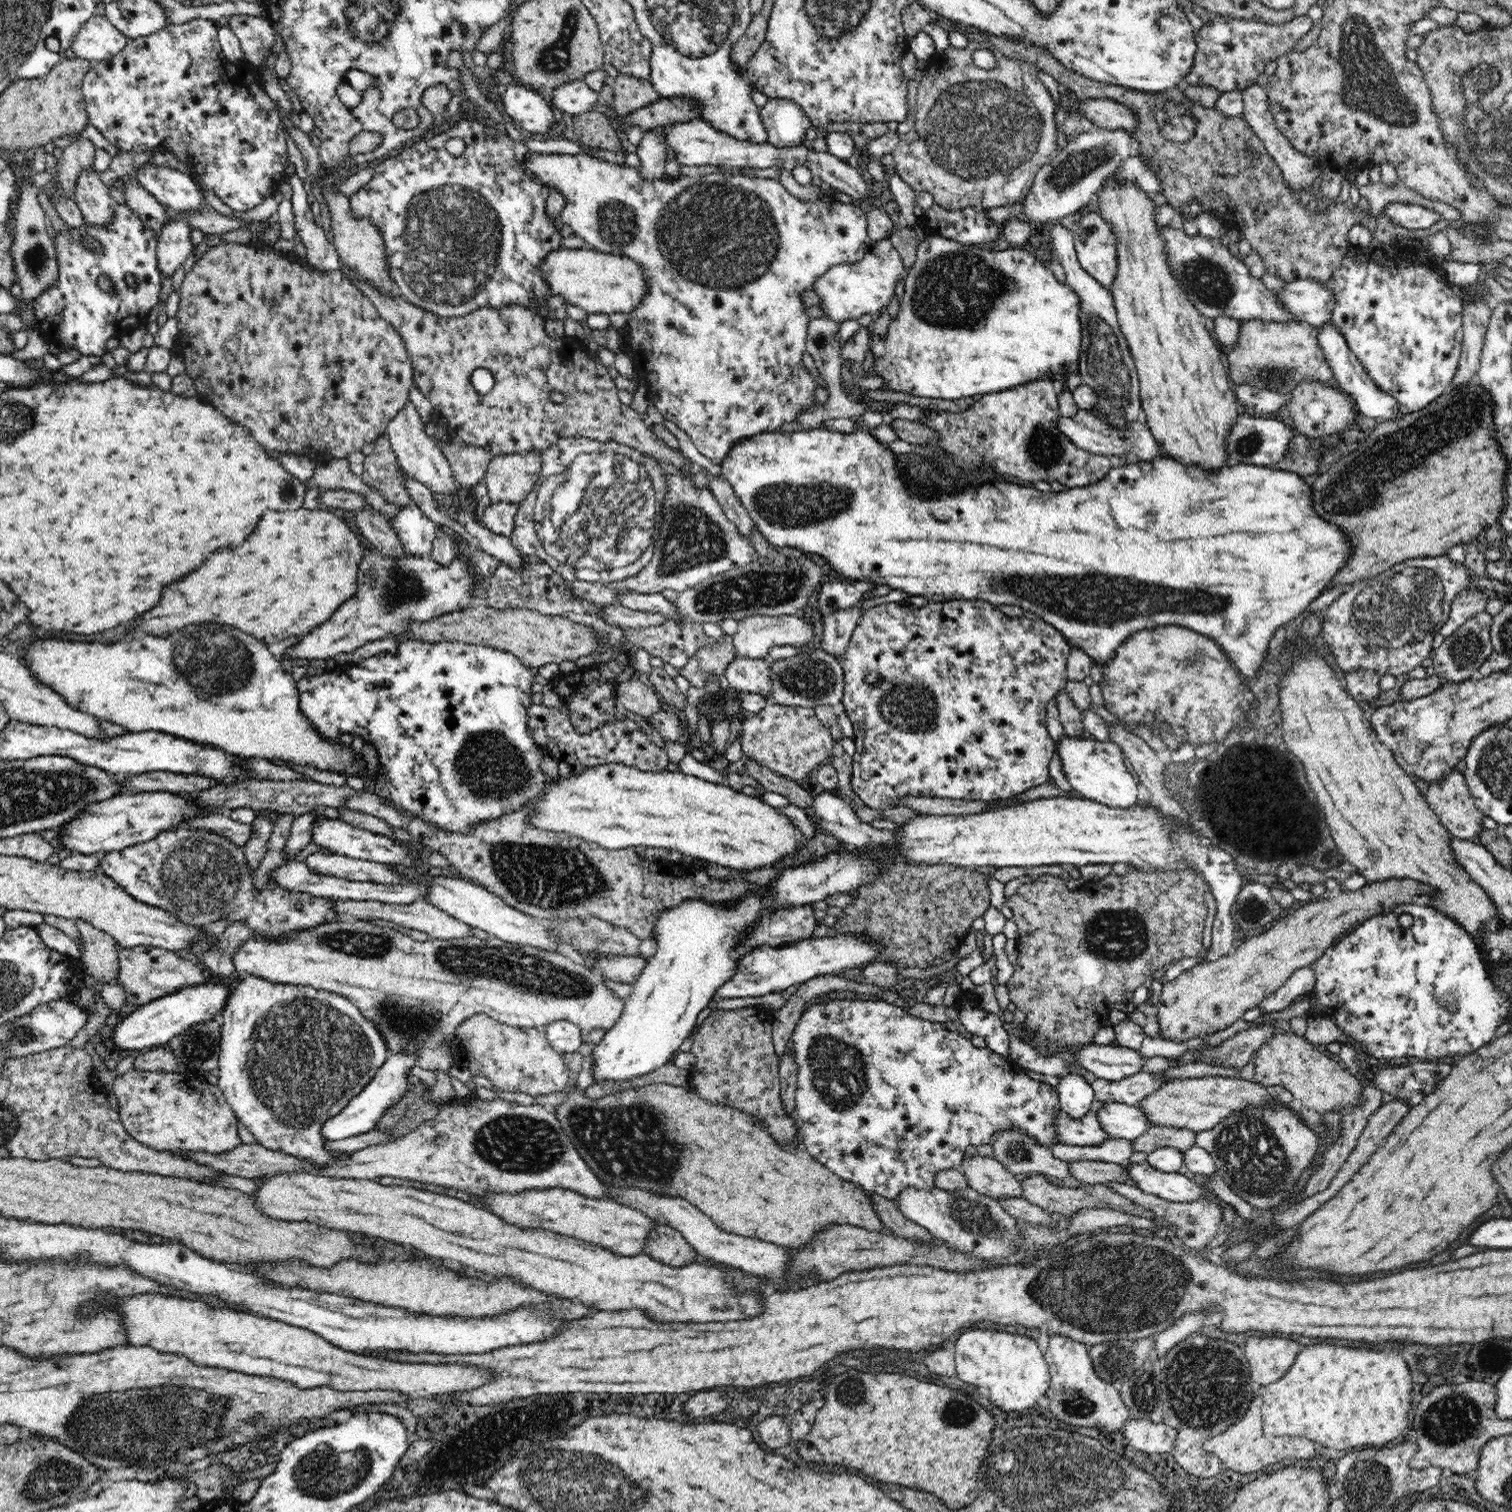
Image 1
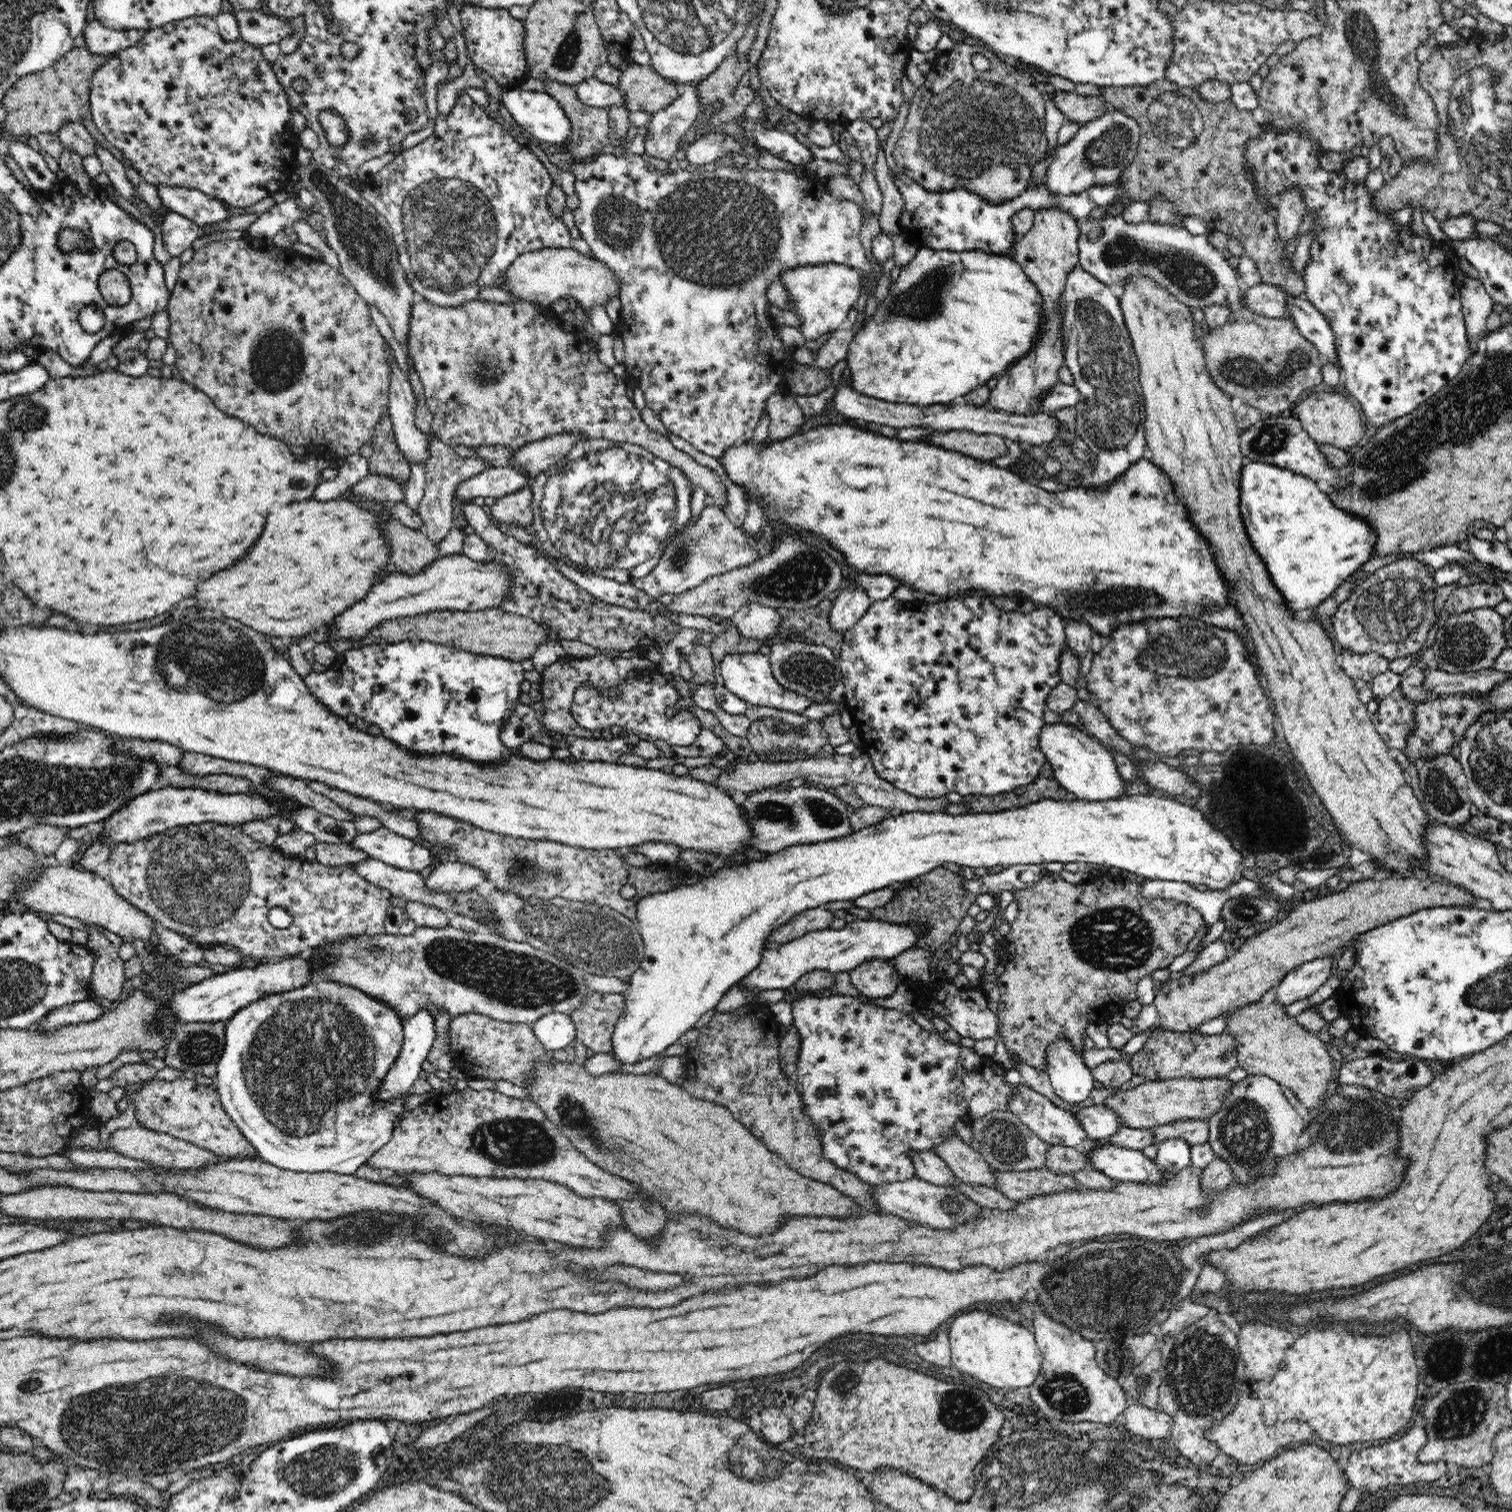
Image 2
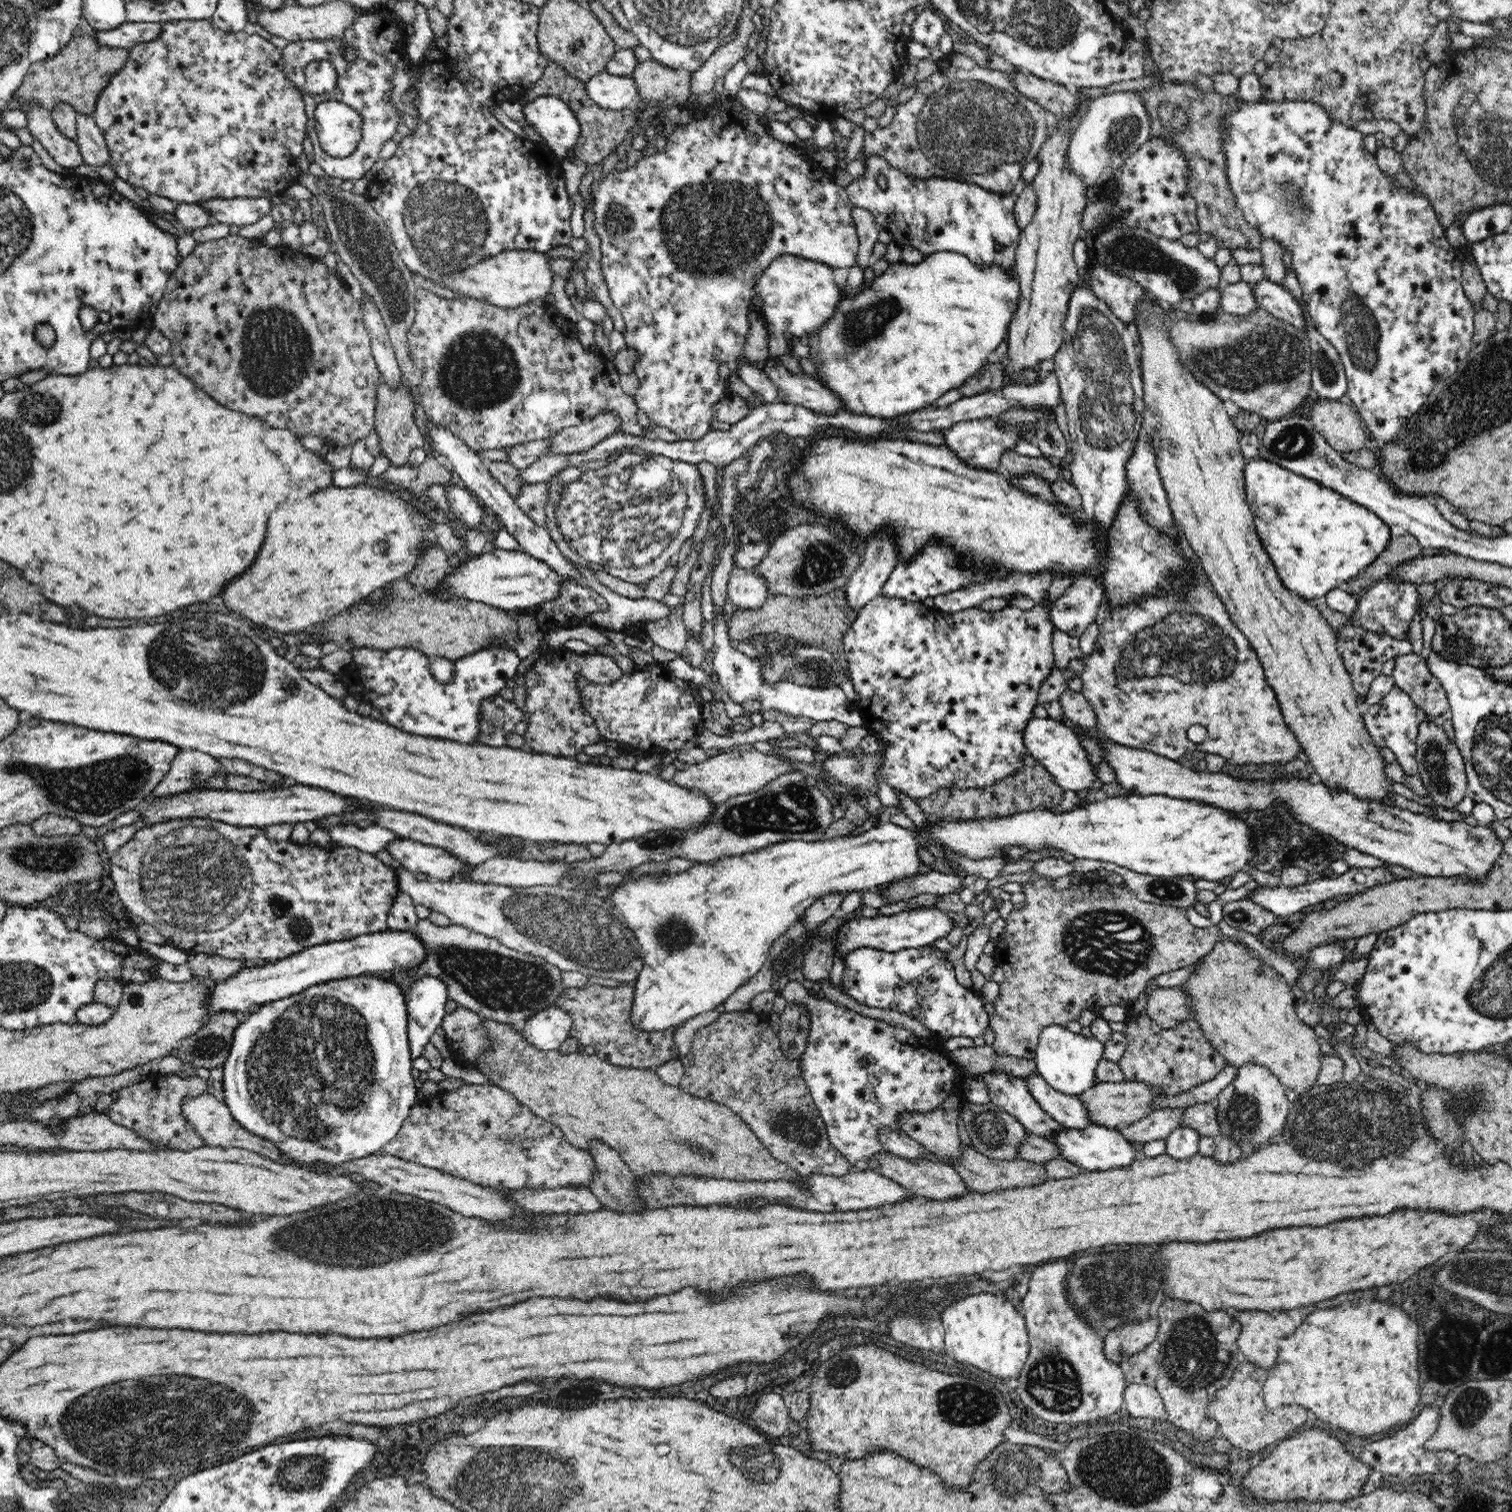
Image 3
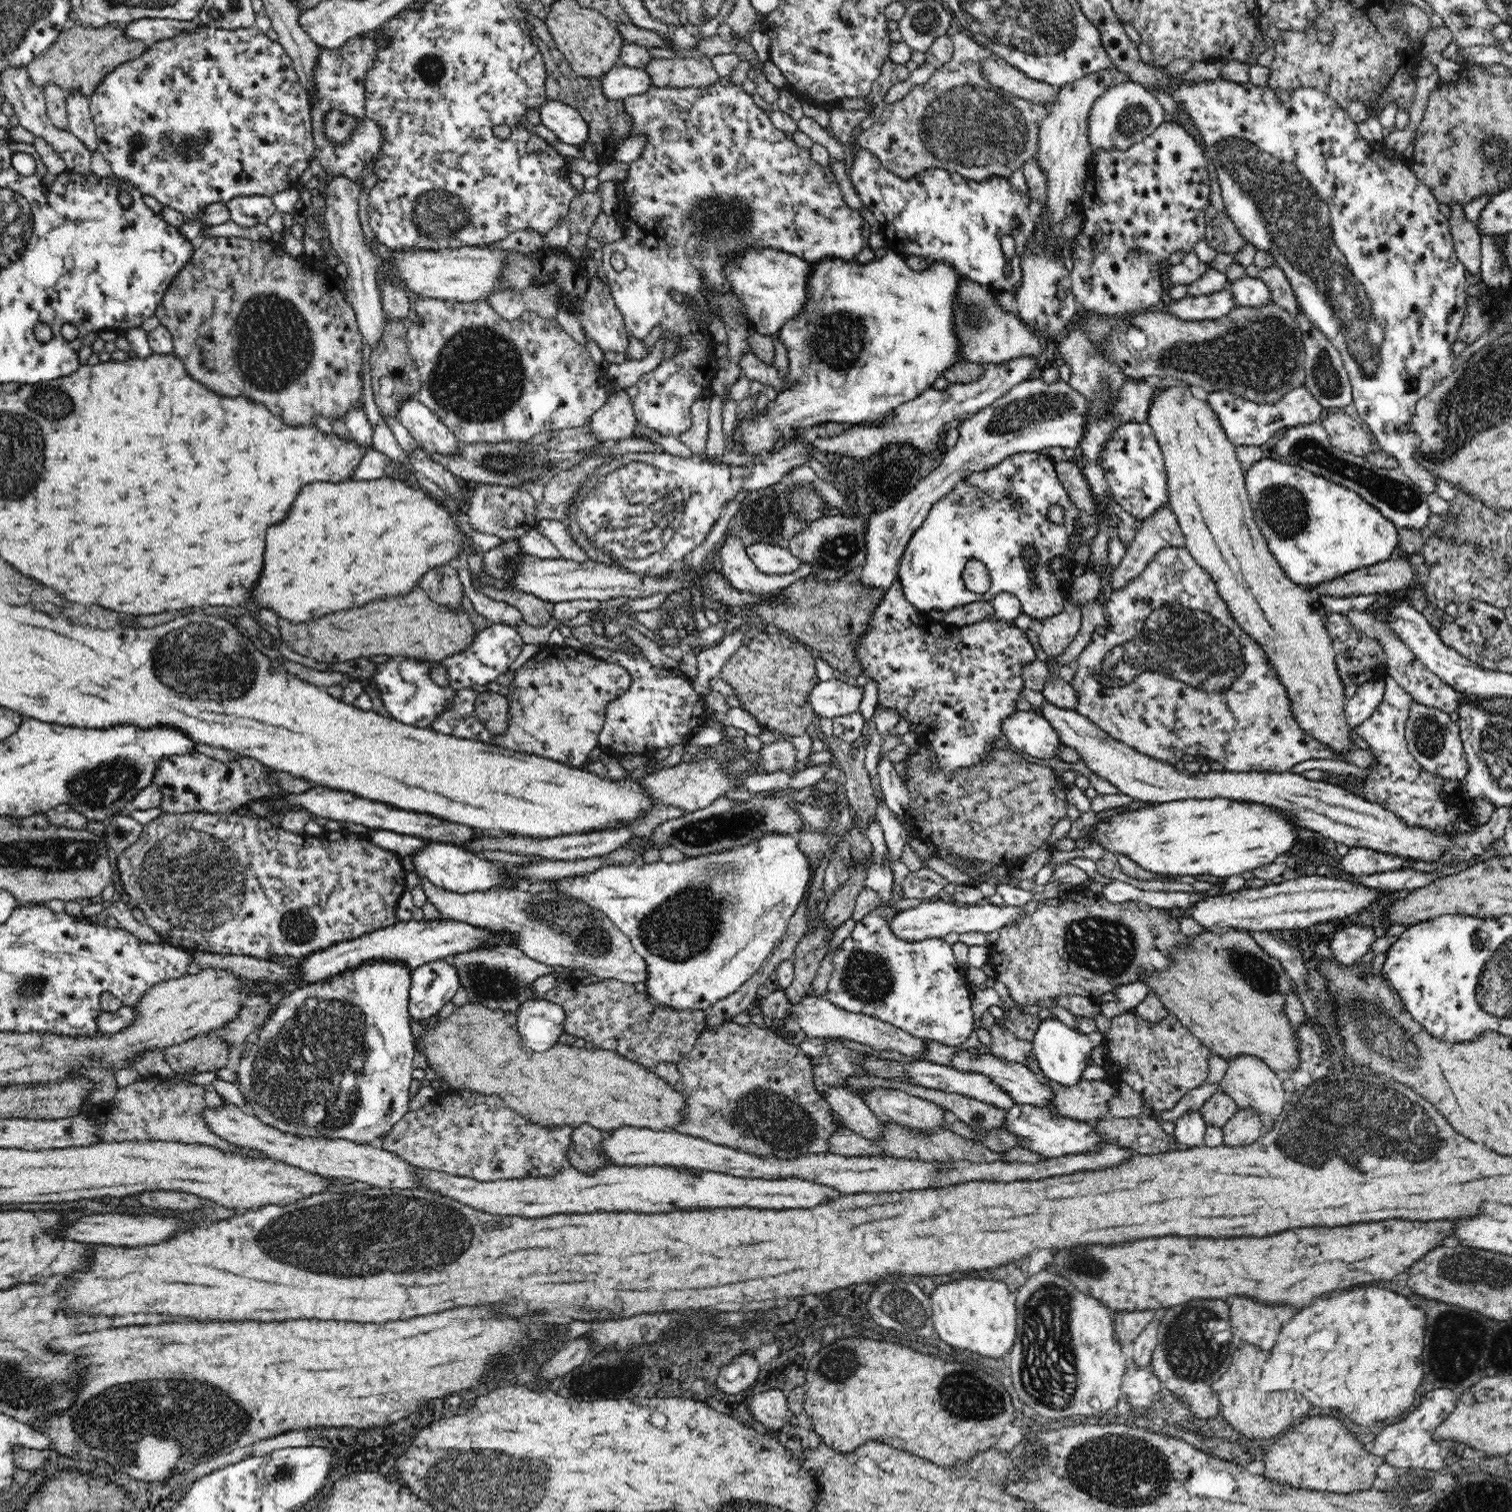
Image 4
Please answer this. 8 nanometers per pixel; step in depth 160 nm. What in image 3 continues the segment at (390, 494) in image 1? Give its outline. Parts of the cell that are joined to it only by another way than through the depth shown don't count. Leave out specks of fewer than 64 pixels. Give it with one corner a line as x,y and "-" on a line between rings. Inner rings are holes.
383,380
382,386
377,394
375,410
375,430
379,437
380,452
390,461
390,467
405,466
408,463
410,453
415,448
424,447
424,439
414,423
412,415
413,399
409,396
409,389
406,387
391,390

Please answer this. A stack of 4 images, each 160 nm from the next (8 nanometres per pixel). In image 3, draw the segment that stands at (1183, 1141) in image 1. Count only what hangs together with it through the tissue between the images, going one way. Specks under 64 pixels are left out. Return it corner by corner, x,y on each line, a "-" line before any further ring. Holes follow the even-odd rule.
1215,1102
1196,1103
1182,1109
1178,1126
1192,1129
1200,1137
1215,1137
1219,1134

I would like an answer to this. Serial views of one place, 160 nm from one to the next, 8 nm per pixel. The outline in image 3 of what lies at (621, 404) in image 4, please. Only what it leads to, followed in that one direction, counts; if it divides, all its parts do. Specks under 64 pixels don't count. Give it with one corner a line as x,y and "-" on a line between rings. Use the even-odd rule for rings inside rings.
600,413
579,425
564,427
548,439
550,455
569,455
588,450
610,434
618,433
620,419
614,413

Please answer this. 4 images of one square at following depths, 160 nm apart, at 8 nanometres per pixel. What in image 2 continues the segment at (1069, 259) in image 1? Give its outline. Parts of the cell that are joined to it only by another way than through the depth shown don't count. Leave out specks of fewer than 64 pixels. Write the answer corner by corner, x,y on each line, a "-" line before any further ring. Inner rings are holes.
1078,264
1068,272
1063,294
1066,298
1063,322
1068,333
1068,350
1064,354
1064,366
1070,369
1075,378
1073,386
1086,397
1084,402
1074,407
1078,411
1076,430
1098,461
1096,470
1082,477
1078,484
1084,488
1093,488
1094,485
1106,484
1120,477
1122,473
1128,471
1128,468
1131,468
1132,464
1144,456
1142,450
1147,445
1147,440
1145,439
1145,405
1139,381
1139,363
1125,326
1120,301
1107,284
1101,283

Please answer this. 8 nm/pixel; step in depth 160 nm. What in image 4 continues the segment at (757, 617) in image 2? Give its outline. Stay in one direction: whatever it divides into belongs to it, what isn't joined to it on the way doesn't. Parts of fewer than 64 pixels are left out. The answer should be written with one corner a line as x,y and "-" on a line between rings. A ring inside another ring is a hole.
728,536
726,541
720,544
718,554
722,561
719,568
723,570
724,578
730,581
730,585
738,591
760,598
770,598
780,589
808,577
811,571
810,565
803,563
790,574
764,574
758,570
752,559
748,558
746,547
738,537

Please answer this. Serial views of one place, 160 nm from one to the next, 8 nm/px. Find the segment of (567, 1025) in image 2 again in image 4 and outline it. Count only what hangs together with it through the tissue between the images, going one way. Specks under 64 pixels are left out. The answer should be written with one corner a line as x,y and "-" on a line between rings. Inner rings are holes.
534,999
517,1012
517,1029
524,1044
535,1051
552,1048
564,1033
565,1010
546,999

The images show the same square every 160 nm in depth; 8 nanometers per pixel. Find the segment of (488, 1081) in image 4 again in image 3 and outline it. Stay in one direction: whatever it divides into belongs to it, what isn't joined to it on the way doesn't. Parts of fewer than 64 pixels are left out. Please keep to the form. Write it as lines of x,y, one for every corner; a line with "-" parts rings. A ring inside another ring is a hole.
487,1019
483,1022
487,1036
489,1040
493,1042
493,1049
484,1053
479,1060
479,1068
476,1068
482,1074
486,1074
494,1085
502,1088
504,1091
511,1092
516,1100
519,1100
522,1104
525,1104
530,1111
533,1112
543,1122
548,1122
551,1126
556,1126
558,1130
565,1135
565,1139
575,1146
576,1148
584,1151
589,1150
589,1146
592,1141
600,1141
609,1147
614,1148
616,1152
626,1161
626,1164
635,1173
639,1182
649,1183
649,1180
654,1175
670,1175
670,1177
702,1177
702,1178
726,1178
726,1180
740,1180
740,1182
758,1182
758,1180
780,1180
780,1178
786,1178
786,1180
806,1180
801,1174
798,1174
795,1170
792,1170
788,1164
778,1160
772,1156
772,1153
765,1147
760,1139
754,1134
754,1131
746,1124
739,1116
736,1116
735,1112
732,1112
726,1105
718,1102
714,1102
710,1099
701,1099
696,1096
692,1096
690,1093
683,1091
677,1086
670,1086
664,1083
659,1075
653,1069
637,1069
626,1068
610,1064
606,1061
600,1060
598,1055
588,1055
587,1053
571,1053
562,1054
556,1050
540,1050
535,1046
532,1046
524,1036
520,1035
518,1031
512,1028
511,1025
500,1023
496,1020

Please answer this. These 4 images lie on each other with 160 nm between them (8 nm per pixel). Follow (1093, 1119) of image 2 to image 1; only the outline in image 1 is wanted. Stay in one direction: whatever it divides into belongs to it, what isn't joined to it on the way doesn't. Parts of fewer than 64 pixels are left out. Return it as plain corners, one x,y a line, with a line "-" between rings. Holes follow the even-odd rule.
1108,1103
1097,1110
1097,1113
1102,1128
1116,1139
1132,1141
1152,1127
1164,1127
1163,1124
1152,1122
1139,1106

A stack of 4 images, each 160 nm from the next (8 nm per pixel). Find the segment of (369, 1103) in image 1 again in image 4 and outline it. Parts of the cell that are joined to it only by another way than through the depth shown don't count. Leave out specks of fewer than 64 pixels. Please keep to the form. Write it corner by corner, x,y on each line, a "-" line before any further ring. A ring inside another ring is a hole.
447,959
435,960
415,968
410,978
410,1020
423,1028
424,1025
420,1024
428,1024
442,1006
452,1000
459,986
456,969

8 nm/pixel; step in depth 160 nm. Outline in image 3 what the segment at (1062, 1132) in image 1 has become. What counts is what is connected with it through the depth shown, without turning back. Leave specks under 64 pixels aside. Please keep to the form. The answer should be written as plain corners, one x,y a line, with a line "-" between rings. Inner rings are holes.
984,1073
979,1077
988,1085
990,1102
1018,1119
1030,1133
1055,1140
1066,1129
1039,1107
1024,1079
1006,1073

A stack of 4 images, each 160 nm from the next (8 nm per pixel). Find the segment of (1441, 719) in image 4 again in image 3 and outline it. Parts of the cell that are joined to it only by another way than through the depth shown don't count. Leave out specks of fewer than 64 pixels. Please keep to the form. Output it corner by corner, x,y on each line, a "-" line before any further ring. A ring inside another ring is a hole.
1430,716
1420,723
1416,744
1417,769
1423,786
1427,790
1426,796
1430,796
1438,807
1454,810
1467,796
1464,757
1460,754
1458,747
1446,737
1440,723

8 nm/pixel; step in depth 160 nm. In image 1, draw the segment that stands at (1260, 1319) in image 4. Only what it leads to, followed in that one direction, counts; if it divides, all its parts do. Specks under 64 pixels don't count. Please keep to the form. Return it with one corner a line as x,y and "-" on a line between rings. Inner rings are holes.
1248,1338
1244,1344
1252,1380
1265,1387
1280,1380
1294,1364
1302,1346
1284,1338

